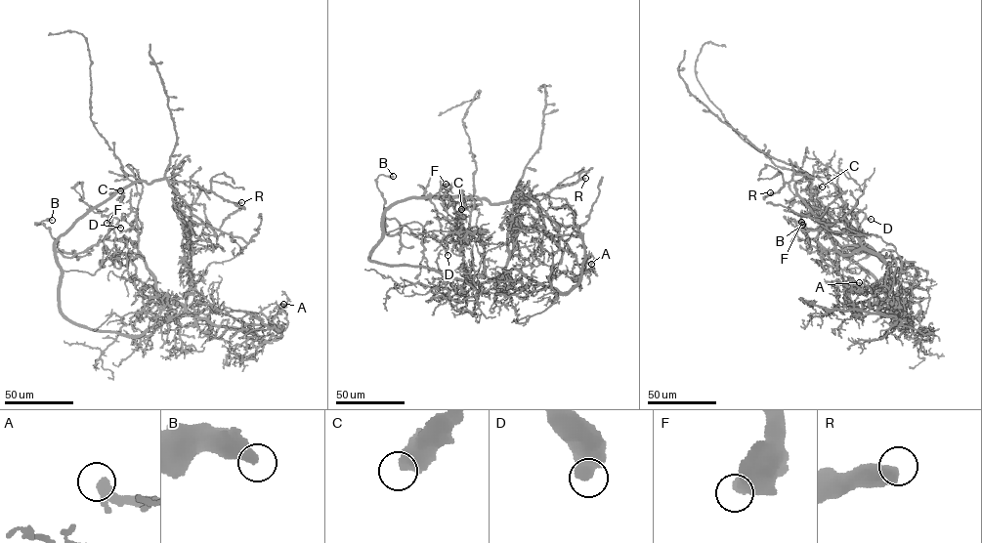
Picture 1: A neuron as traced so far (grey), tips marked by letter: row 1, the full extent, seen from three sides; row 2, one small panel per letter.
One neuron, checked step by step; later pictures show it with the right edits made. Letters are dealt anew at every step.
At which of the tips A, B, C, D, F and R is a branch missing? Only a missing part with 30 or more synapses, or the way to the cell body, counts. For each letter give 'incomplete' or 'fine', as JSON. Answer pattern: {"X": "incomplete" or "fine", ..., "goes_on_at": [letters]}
{"A": "fine", "B": "fine", "C": "fine", "D": "fine", "F": "fine", "R": "fine", "goes_on_at": []}

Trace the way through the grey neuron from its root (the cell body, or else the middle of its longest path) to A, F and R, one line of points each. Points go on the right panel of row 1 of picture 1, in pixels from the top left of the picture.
A: (836, 250), (870, 247), (882, 261), (902, 293), (899, 304), (878, 306), (895, 316), (877, 312), (859, 282)
F: (836, 250), (812, 245), (811, 252), (818, 250), (823, 218), (813, 188), (815, 211), (802, 215), (801, 222)
R: (836, 250), (812, 245), (811, 252), (818, 250), (823, 217), (809, 176), (793, 174), (778, 191), (770, 192)

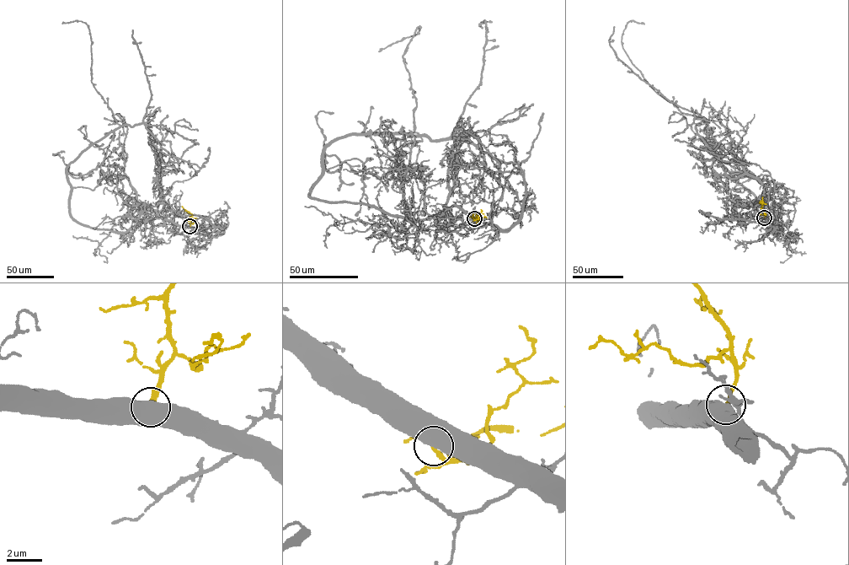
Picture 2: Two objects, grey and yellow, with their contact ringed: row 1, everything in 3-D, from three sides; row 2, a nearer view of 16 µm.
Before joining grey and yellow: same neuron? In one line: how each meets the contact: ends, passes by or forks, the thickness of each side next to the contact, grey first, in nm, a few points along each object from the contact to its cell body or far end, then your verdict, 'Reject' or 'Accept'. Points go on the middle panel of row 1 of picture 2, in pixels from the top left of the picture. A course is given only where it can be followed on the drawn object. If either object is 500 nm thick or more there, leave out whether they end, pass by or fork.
Thickness 750 nm (grey) against 220 nm. Course of grey: (474, 218), (454, 206), (407, 217), (394, 142), (375, 134), (418, 134), (403, 57), (420, 27), (378, 51). Course of yellow: (474, 218), (481, 217), (468, 217). Accept

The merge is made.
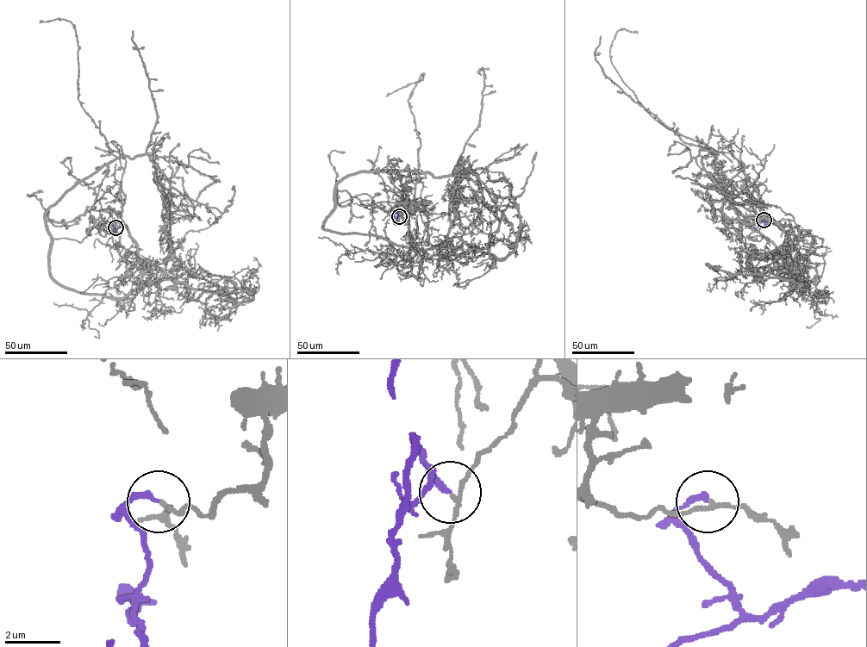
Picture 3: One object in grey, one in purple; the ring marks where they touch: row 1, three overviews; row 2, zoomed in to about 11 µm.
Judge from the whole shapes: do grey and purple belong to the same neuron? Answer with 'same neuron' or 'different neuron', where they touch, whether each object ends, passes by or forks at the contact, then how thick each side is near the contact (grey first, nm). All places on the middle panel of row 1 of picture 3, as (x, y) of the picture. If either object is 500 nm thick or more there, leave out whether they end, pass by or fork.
different neuron | (399, 216) | grey passes by | purple ends | 140/200 nm

